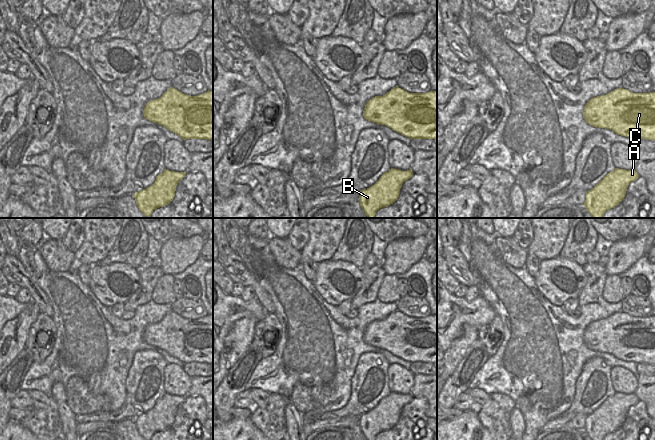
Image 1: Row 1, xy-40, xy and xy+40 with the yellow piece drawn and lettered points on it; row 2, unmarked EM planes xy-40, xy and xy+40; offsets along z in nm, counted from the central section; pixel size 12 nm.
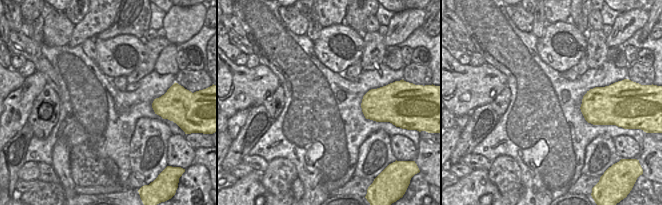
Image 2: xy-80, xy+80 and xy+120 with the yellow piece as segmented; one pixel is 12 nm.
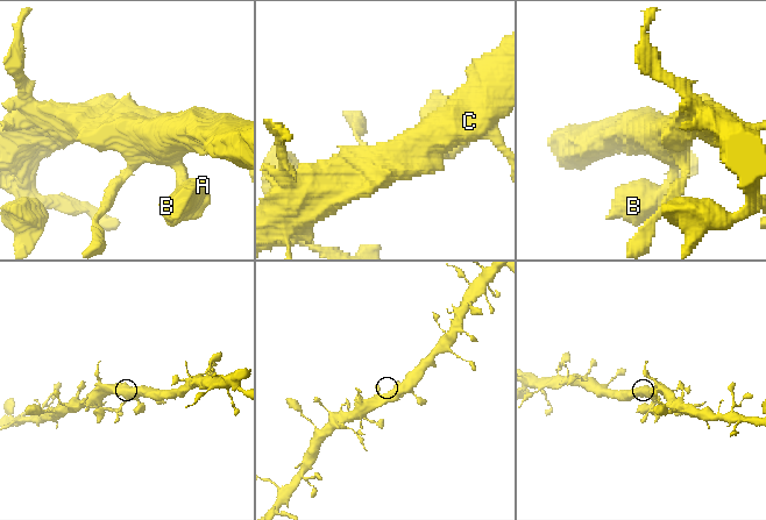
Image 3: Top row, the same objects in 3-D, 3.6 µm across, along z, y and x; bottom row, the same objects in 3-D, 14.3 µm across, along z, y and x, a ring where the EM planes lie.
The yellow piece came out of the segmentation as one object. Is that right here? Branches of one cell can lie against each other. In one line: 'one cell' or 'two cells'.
two cells

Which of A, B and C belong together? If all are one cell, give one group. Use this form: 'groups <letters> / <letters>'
groups A B / C

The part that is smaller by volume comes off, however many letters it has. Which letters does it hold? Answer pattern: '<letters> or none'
A, B

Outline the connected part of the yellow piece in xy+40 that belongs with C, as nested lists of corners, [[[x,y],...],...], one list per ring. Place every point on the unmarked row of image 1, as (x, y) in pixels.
[[[617,312],[590,323],[584,331],[584,343],[593,351],[610,353],[621,360],[655,364],[655,316],[633,317]]]

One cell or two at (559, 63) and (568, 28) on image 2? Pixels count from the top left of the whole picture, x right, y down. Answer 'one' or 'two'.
one

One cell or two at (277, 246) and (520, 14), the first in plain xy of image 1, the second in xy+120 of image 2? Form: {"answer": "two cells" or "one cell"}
{"answer": "one cell"}

